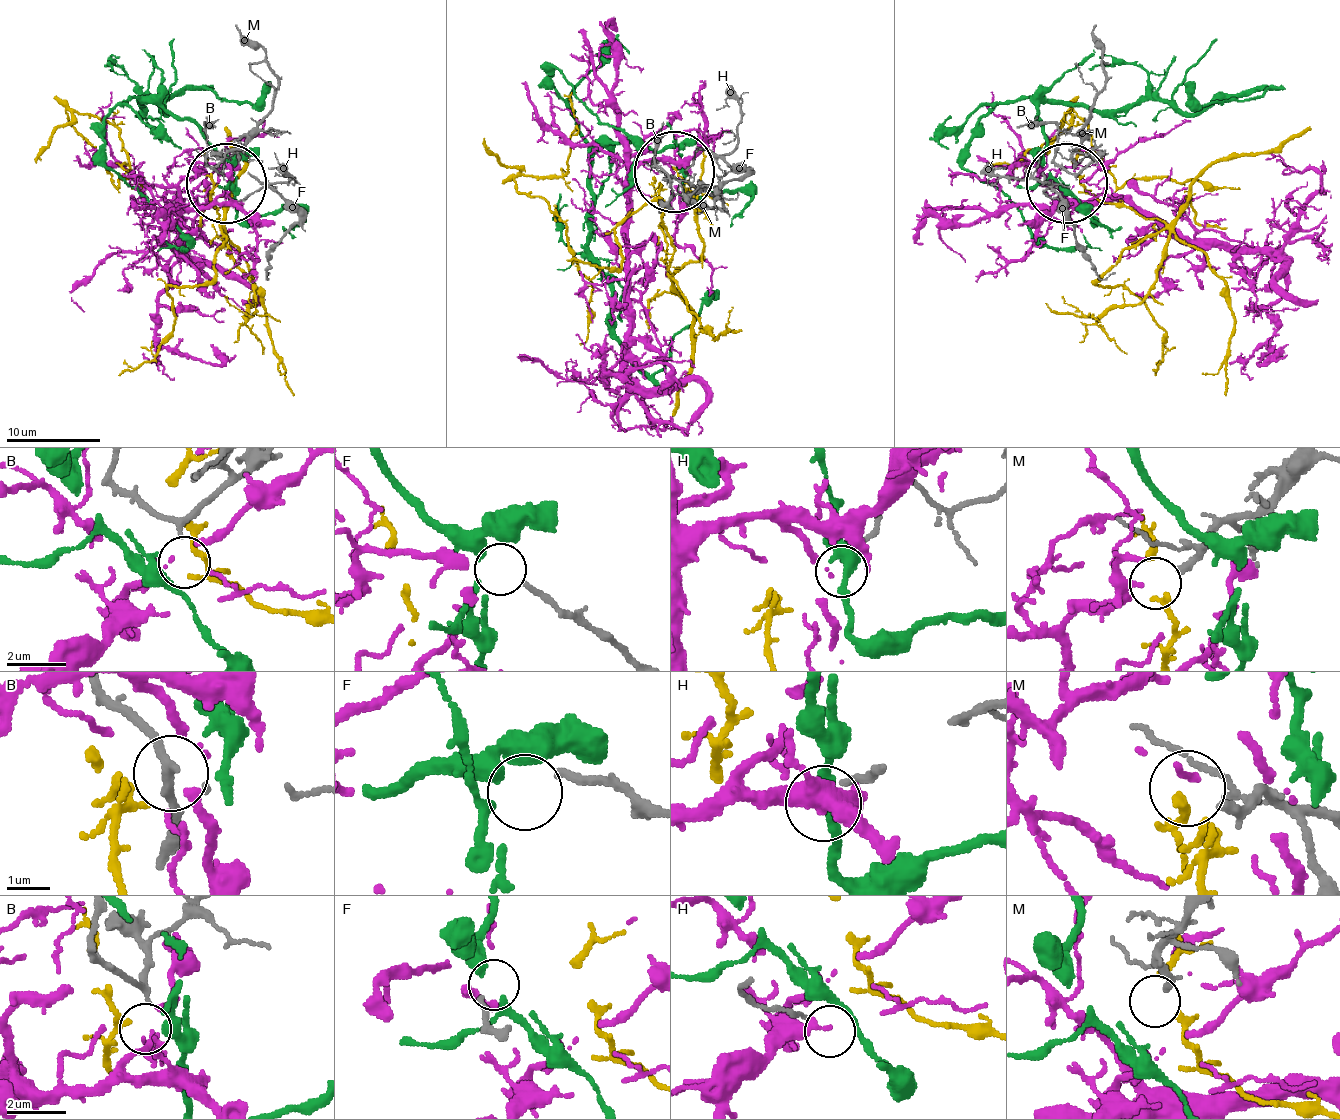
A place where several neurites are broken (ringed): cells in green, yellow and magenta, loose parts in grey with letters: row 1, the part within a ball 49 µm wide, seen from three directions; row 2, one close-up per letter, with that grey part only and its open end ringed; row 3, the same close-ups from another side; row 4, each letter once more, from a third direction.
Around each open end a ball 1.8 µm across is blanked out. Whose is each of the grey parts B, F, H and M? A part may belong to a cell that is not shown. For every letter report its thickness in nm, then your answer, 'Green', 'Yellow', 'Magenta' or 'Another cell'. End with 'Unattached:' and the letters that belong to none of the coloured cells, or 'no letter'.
B: Thickness 180 nm. Another cell
F: Thickness 170 nm. Green
H: Thickness 150 nm. Another cell
M: Thickness 260 nm. Another cell
Unattached: B, H, M

